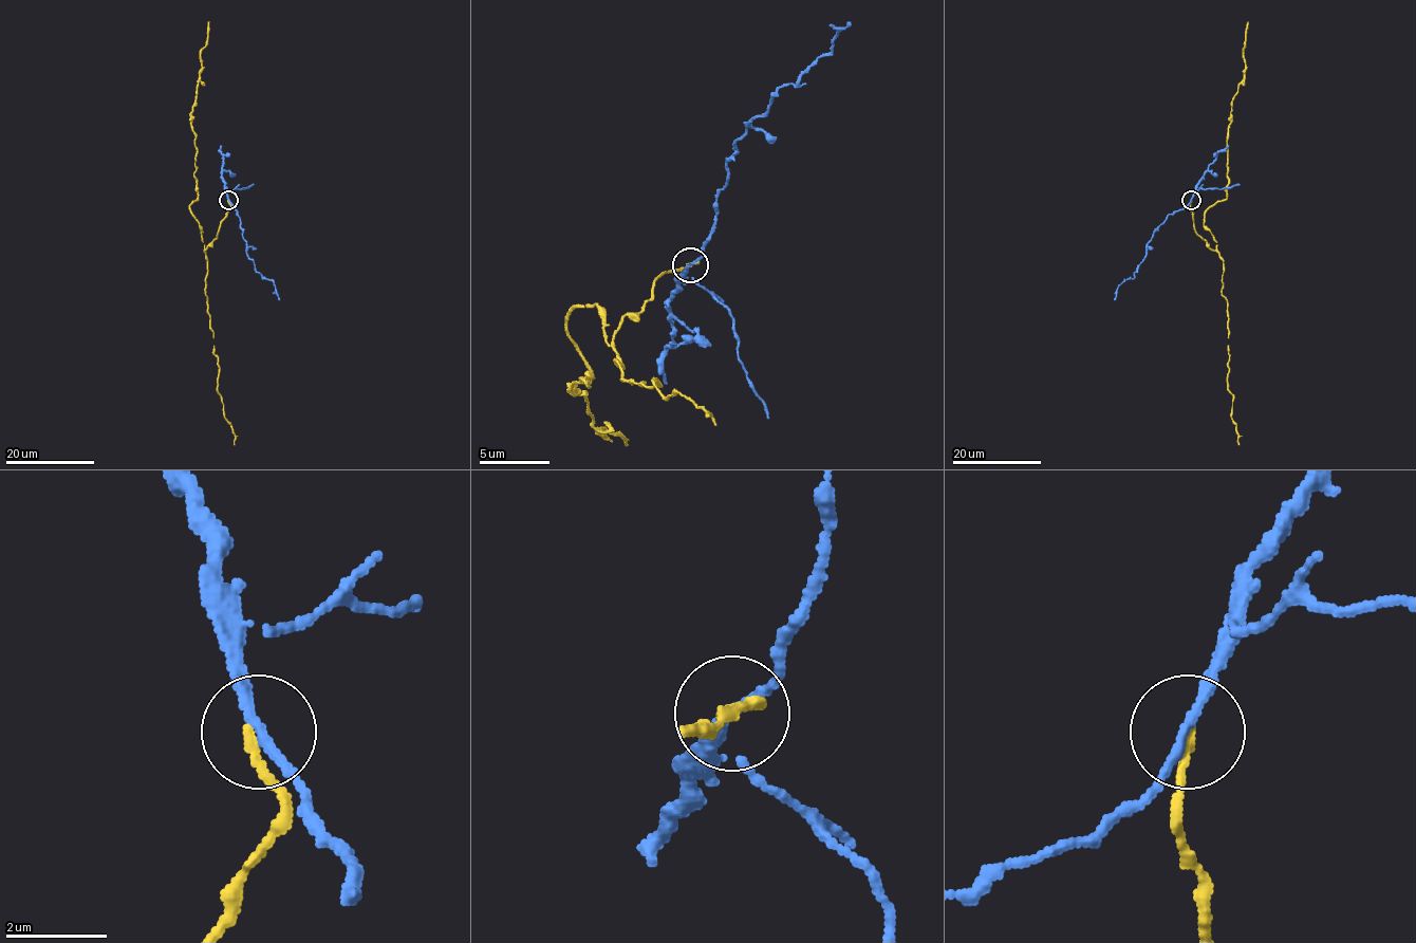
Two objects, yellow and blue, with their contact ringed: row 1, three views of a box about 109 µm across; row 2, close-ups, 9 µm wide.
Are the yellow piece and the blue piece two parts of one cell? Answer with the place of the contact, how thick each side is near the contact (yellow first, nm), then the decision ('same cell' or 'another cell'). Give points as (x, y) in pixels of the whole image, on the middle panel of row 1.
place (690, 265); calibres 180 and 190 nm; another cell

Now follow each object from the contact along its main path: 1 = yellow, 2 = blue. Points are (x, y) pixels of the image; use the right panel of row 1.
1: (1191, 200), (1194, 229), (1214, 251), (1204, 215), (1227, 197), (1227, 133), (1232, 98), (1244, 78), (1248, 22)
2: (1191, 200), (1167, 217), (1153, 233), (1134, 276), (1118, 288), (1114, 300)

